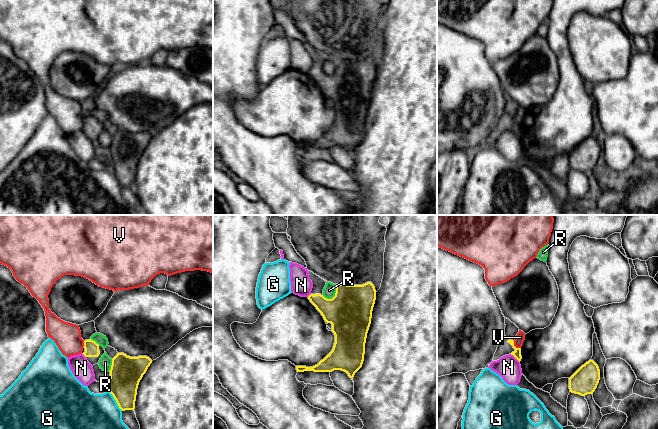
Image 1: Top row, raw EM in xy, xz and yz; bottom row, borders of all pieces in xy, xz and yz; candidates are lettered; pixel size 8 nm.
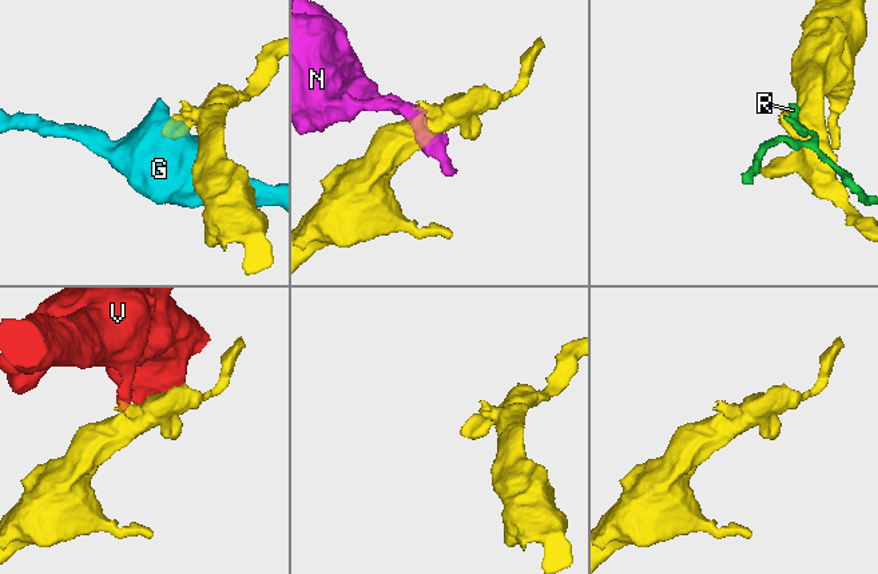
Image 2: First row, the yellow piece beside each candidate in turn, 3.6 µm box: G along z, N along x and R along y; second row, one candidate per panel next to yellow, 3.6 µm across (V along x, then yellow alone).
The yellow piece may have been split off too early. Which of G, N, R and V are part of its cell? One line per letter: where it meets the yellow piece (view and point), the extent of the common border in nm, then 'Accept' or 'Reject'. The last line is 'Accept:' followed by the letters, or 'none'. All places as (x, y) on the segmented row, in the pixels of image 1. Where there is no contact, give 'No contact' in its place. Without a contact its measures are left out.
G: Touches yellow at xy (116, 401). Shared border 200 nm. Reject
N: Touches yellow at yz (515, 357). Shared border 100 nm. Reject
R: Touches yellow at xz (333, 297). Shared border 140 nm. Reject
V: Touches yellow at yz (514, 346). Shared border 90 nm. Reject
Accept: none

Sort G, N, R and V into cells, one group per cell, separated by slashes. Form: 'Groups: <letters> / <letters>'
Groups: G / N / R / V

